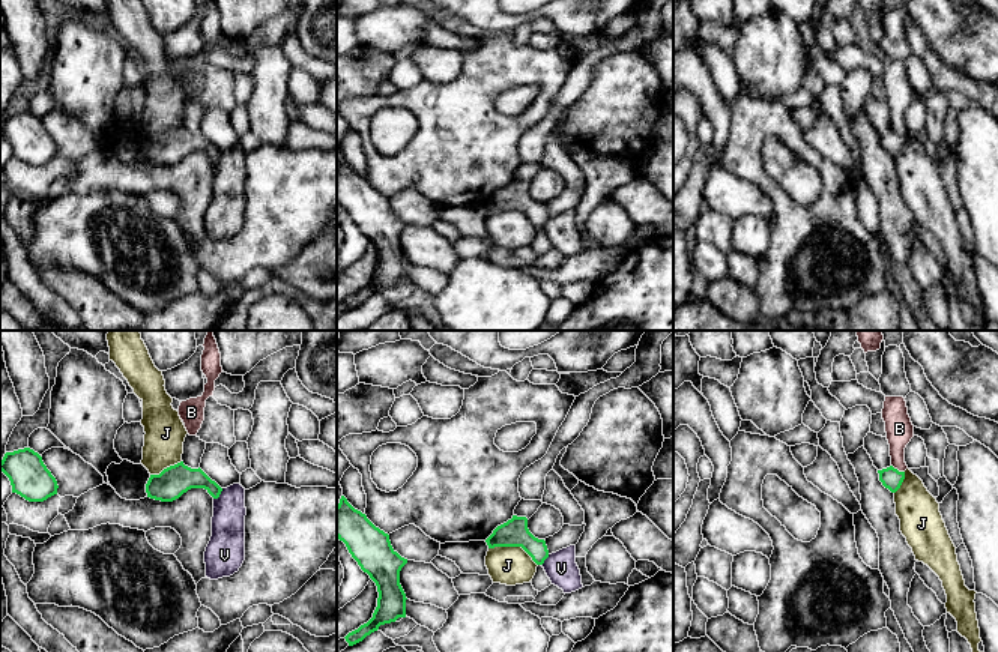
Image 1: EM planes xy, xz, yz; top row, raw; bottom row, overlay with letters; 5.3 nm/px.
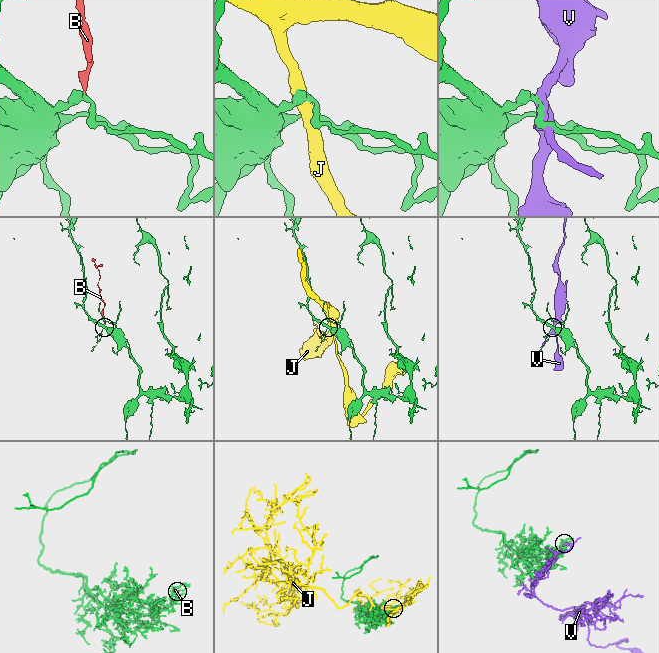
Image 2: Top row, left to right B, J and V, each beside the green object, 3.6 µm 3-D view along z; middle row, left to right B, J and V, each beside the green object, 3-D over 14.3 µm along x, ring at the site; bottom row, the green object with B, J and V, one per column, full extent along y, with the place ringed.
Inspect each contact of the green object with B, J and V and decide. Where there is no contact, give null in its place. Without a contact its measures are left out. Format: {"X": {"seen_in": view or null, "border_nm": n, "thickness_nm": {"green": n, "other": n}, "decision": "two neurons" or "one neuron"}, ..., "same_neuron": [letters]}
{"B": {"seen_in": "yz", "border_nm": 80, "thickness_nm": {"green": 110, "other": 150}, "decision": "two neurons"}, "J": {"seen_in": "xz", "border_nm": 280, "thickness_nm": {"green": 150, "other": 200}, "decision": "two neurons"}, "V": {"seen_in": "xy", "border_nm": 80, "thickness_nm": {"green": 160, "other": 180}, "decision": "two neurons"}, "same_neuron": []}

